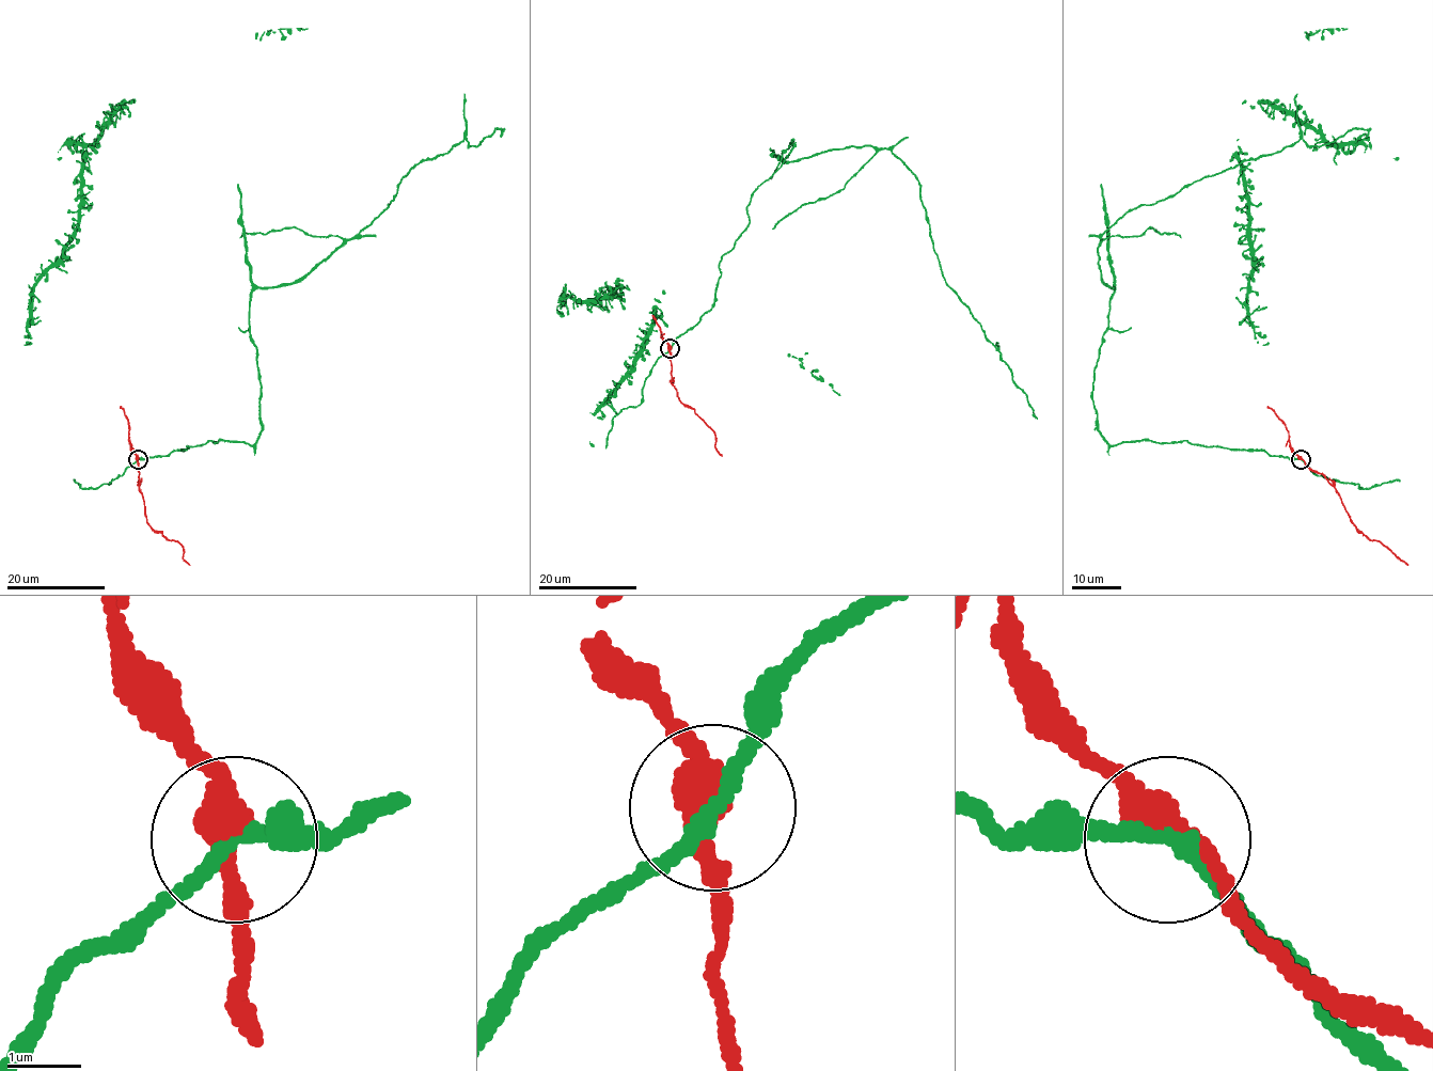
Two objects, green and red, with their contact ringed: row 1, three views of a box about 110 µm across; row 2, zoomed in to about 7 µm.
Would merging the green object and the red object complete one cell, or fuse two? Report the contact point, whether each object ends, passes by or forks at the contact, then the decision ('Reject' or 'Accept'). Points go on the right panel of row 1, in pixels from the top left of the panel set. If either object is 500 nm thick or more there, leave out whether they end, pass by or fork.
Place: (1301, 459). At the ring green passes by. At the ring red passes by. Reject

